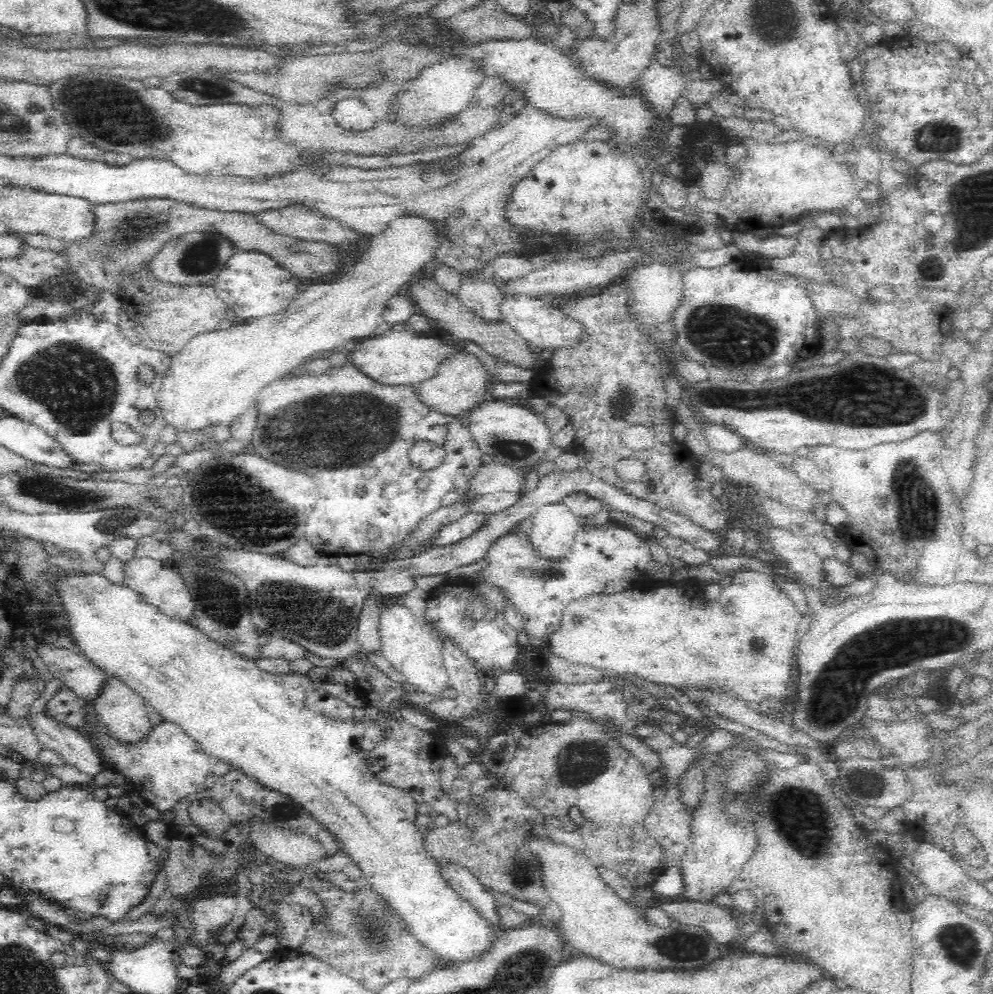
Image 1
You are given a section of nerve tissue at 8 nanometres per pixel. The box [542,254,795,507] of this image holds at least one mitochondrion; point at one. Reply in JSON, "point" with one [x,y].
{"point":[726,337]}

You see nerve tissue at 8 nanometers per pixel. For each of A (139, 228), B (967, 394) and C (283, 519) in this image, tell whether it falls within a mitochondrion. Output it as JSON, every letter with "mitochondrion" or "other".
{"A":"mitochondrion","B":"other","C":"mitochondrion"}

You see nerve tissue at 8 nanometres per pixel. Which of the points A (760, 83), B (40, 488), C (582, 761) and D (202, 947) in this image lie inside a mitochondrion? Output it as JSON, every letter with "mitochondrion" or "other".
{"A":"other","B":"mitochondrion","C":"mitochondrion","D":"other"}

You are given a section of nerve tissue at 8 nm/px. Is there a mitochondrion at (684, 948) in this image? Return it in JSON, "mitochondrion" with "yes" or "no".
{"mitochondrion":"yes"}

